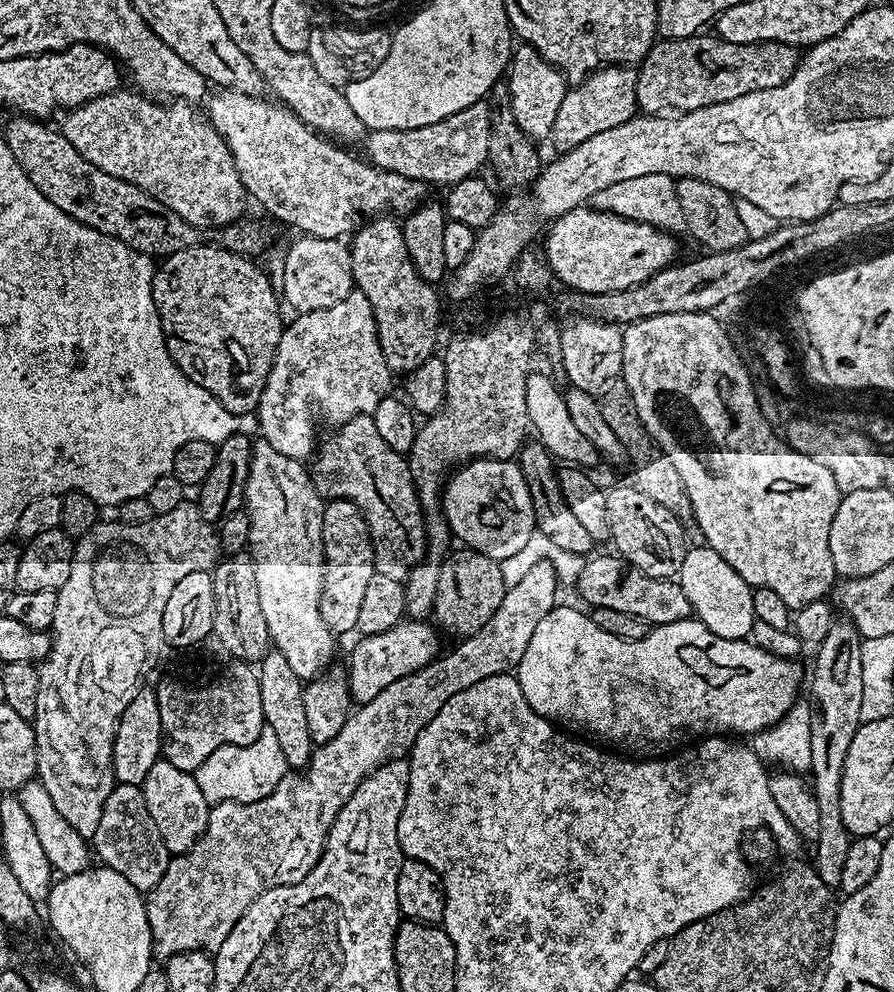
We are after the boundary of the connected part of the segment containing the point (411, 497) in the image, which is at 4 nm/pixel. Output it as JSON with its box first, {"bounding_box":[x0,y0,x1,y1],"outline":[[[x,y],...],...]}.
{"bounding_box":[311,415,426,581],"outline":[[[371,415],[350,418],[333,432],[311,461],[312,484],[325,501],[349,500],[358,506],[368,527],[375,571],[403,581],[426,556],[424,513],[409,461],[386,446]]]}

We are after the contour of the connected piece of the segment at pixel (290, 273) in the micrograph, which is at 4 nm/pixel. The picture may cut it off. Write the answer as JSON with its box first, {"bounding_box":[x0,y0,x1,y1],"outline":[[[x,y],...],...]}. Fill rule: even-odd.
{"bounding_box":[282,235,354,313],"outline":[[[301,235],[288,248],[288,253],[283,253],[284,292],[282,288],[282,300],[285,305],[293,308],[293,313],[313,312],[314,310],[326,310],[332,308],[335,303],[342,302],[354,289],[352,279],[352,249],[343,239],[331,240],[330,238],[318,238],[317,236]]]}

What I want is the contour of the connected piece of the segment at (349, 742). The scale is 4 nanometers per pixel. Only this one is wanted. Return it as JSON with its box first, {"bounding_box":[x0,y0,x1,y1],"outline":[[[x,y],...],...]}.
{"bounding_box":[144,560,558,962],"outline":[[[549,560],[538,562],[505,591],[502,606],[494,610],[490,622],[486,622],[482,630],[478,630],[473,636],[463,637],[457,643],[460,644],[457,648],[452,648],[449,652],[447,649],[422,670],[390,682],[390,686],[386,686],[386,690],[382,690],[378,698],[370,698],[370,702],[359,705],[349,715],[342,730],[338,730],[338,734],[334,734],[330,742],[319,745],[302,770],[285,771],[278,786],[274,786],[274,790],[270,790],[266,798],[258,798],[254,802],[221,800],[213,803],[208,810],[204,833],[188,852],[181,852],[169,859],[166,874],[162,874],[158,886],[147,893],[144,905],[146,918],[150,922],[153,957],[160,959],[161,956],[161,961],[167,962],[173,956],[201,950],[215,954],[255,899],[274,887],[294,884],[306,877],[323,853],[327,832],[338,810],[350,798],[350,794],[354,794],[360,781],[385,759],[384,752],[394,751],[399,744],[415,744],[421,730],[431,722],[434,714],[438,714],[438,710],[442,710],[442,706],[446,706],[446,702],[454,694],[474,686],[474,682],[482,682],[482,678],[507,673],[519,664],[538,622],[557,607],[556,588],[558,589],[558,581],[554,566]]]}

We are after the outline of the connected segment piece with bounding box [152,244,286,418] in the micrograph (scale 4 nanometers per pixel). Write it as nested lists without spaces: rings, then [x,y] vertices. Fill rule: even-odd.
[[[199,244],[163,257],[152,274],[154,302],[160,302],[158,306],[162,306],[164,312],[168,310],[168,304],[172,304],[174,280],[188,280],[188,276],[192,280],[194,276],[198,278],[198,272],[218,274],[214,280],[208,278],[206,282],[214,282],[216,286],[216,290],[212,290],[216,294],[212,306],[220,312],[218,326],[222,326],[222,334],[226,336],[222,336],[218,352],[204,358],[204,368],[208,372],[194,374],[190,379],[208,392],[216,390],[220,394],[220,404],[241,418],[247,417],[247,412],[255,413],[260,407],[262,390],[276,357],[276,347],[280,345],[280,335],[286,327],[285,321],[280,321],[282,304],[277,289],[276,292],[272,289],[269,273],[264,273],[256,264],[259,263],[255,259],[239,256],[216,244]]]

